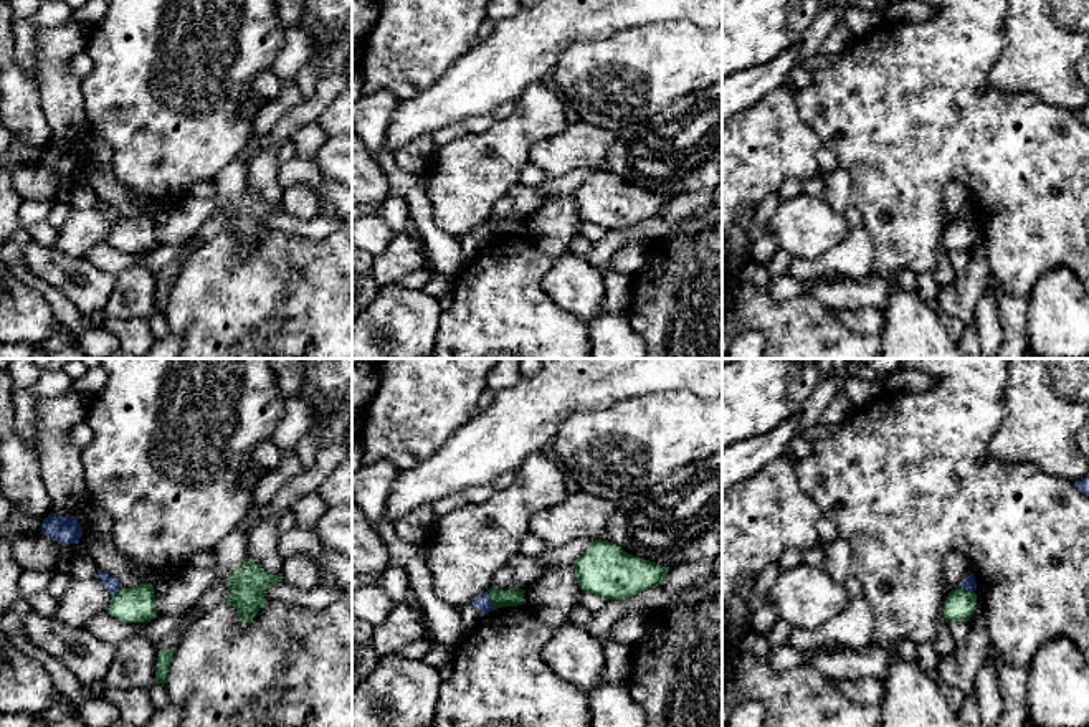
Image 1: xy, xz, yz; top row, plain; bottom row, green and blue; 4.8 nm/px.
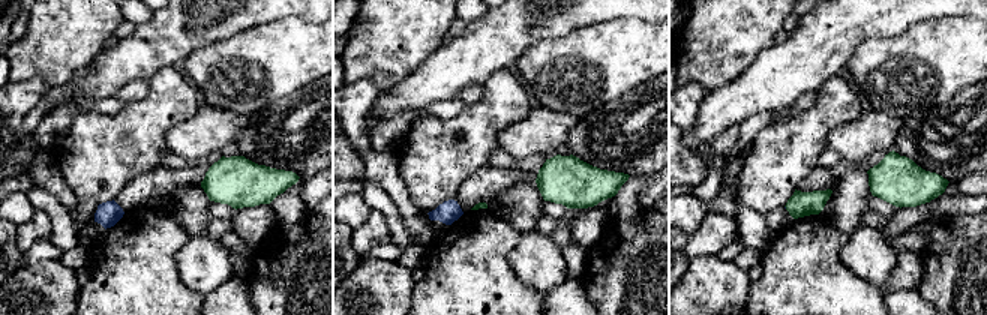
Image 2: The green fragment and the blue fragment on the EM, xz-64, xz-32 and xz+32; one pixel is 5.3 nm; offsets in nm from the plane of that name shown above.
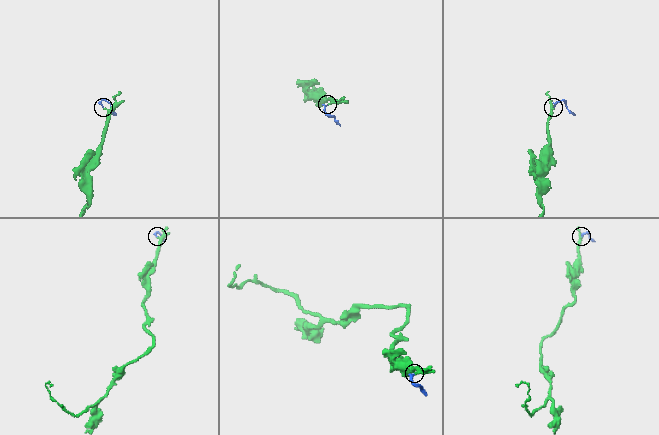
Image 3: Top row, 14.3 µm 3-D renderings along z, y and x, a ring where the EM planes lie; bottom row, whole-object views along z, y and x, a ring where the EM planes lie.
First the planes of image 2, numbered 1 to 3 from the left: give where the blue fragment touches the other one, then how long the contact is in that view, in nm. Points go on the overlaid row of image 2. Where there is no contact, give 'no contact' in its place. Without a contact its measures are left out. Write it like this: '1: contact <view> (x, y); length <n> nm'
1: no contact
2: no contact
3: no contact

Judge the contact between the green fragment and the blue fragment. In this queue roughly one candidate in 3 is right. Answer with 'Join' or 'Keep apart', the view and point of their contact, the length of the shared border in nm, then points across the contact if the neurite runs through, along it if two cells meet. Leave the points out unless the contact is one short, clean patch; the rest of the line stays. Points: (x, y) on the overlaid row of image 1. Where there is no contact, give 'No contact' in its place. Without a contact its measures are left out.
Keep apart. Touches green at xz (489, 600). Shared border 100 nm. Boundary: xz (485, 592), (493, 608)

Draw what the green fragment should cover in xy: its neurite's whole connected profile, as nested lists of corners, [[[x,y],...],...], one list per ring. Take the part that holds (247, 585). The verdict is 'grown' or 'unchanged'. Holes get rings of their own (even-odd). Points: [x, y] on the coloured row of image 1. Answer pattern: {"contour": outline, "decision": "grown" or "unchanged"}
{"contour": [[[246,557],[225,580],[228,593],[223,603],[236,608],[241,623],[250,623],[258,615],[258,610],[268,601],[264,598],[264,590],[281,580],[283,573],[268,573]]], "decision": "unchanged"}

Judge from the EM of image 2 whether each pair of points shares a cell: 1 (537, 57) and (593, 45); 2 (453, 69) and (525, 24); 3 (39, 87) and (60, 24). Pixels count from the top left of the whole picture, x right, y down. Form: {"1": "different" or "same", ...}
{"1": "same", "2": "same", "3": "different"}

